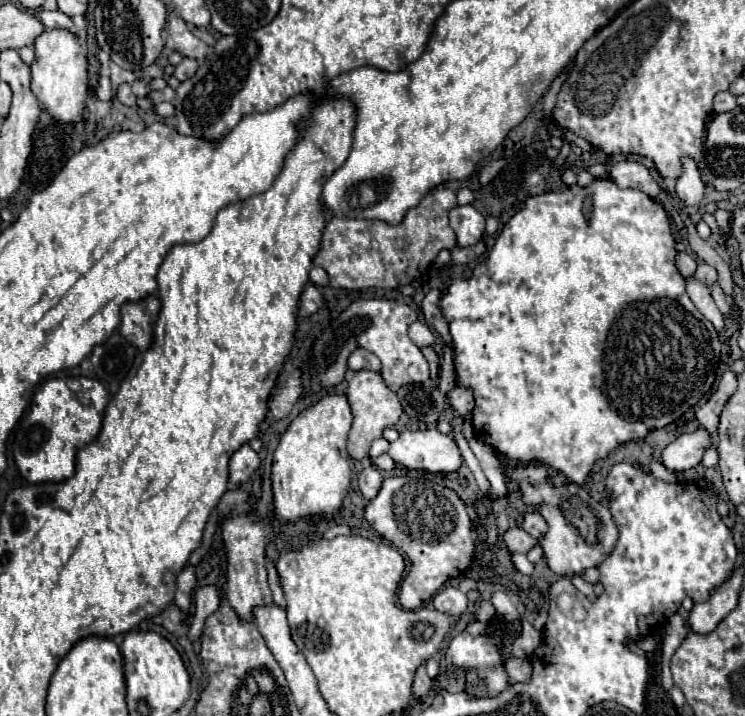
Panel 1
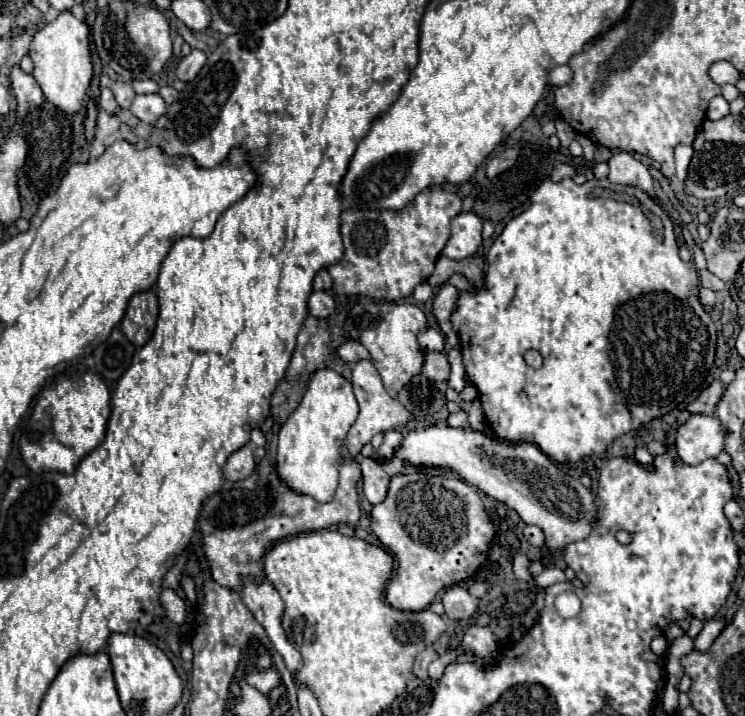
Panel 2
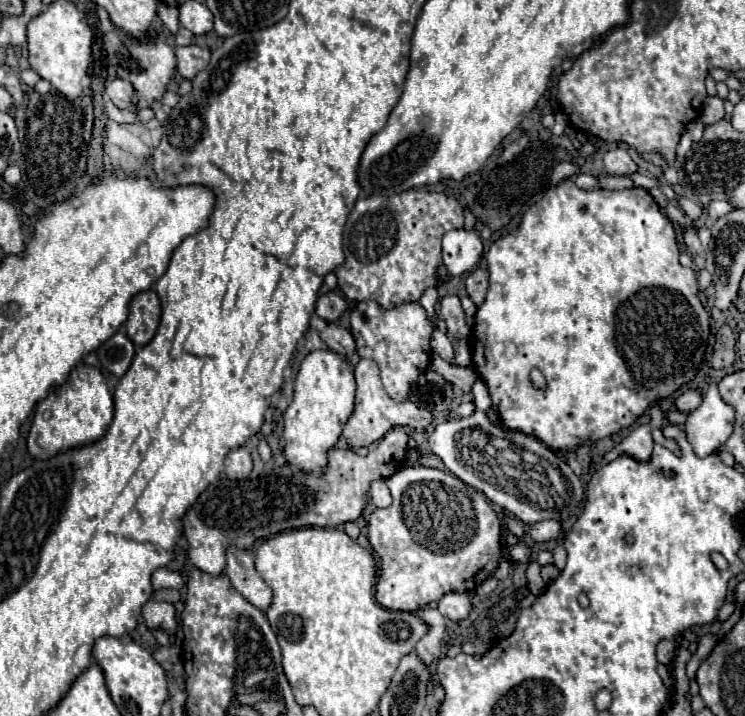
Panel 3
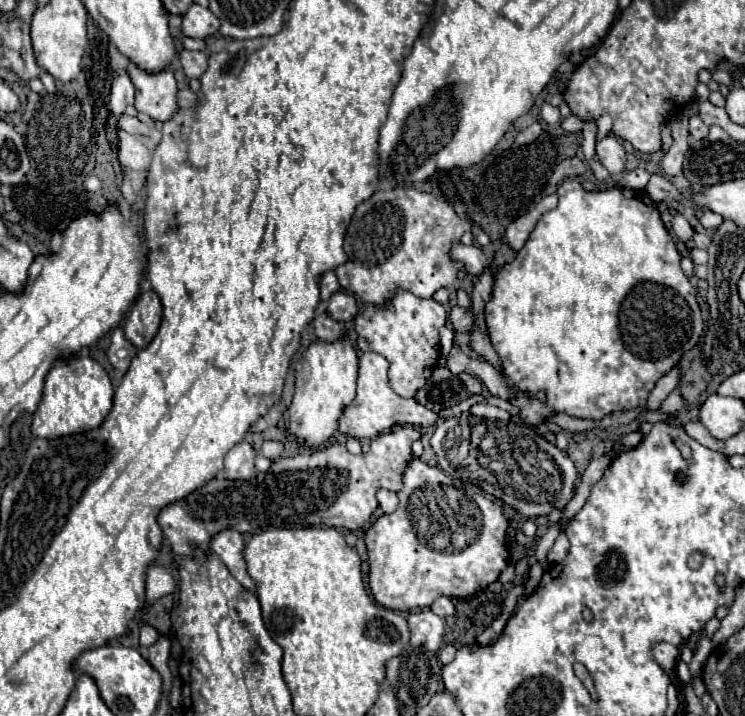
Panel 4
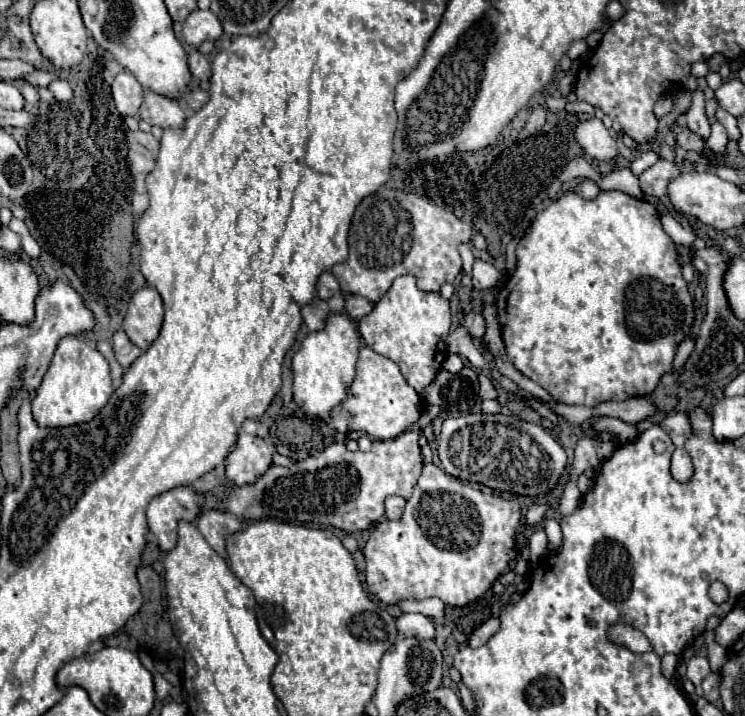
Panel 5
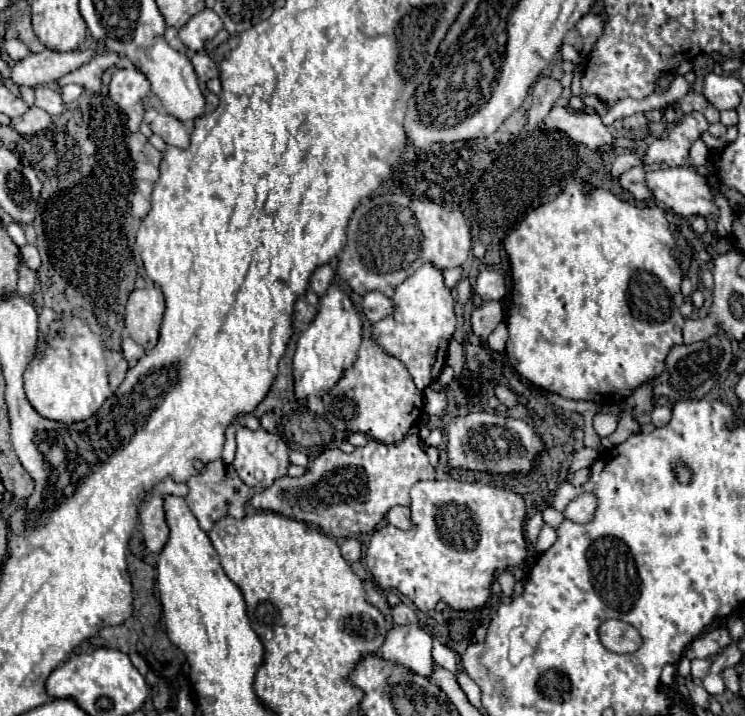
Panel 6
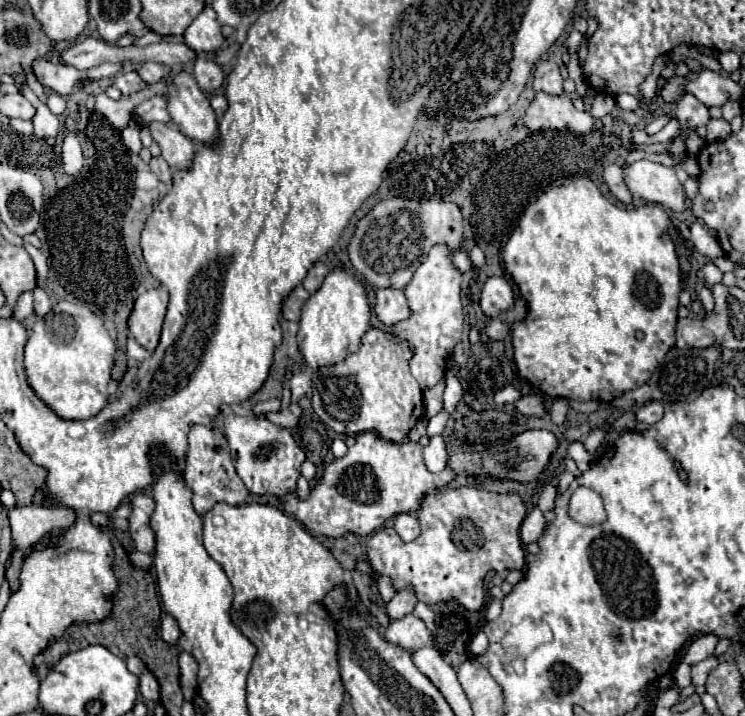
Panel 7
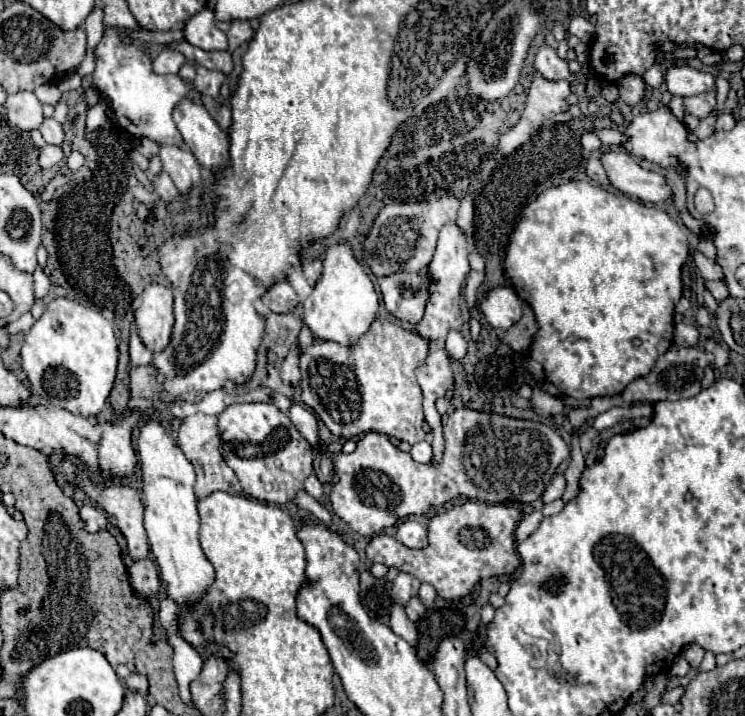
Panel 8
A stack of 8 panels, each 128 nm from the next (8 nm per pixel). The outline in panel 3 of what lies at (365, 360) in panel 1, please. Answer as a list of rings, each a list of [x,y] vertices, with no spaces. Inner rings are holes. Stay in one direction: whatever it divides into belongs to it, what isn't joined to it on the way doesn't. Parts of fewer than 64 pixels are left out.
[[[328,324],[328,328],[322,330],[320,336],[330,346],[330,350],[334,350],[334,352],[338,352],[342,356],[352,356],[354,350],[356,350],[356,342],[354,342],[352,334],[342,326]]]

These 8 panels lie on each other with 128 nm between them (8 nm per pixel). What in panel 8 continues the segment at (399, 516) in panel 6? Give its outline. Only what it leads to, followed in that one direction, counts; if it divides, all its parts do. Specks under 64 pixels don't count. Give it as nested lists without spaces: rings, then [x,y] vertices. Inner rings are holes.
[[[404,520],[400,526],[398,526],[398,532],[396,532],[396,540],[402,542],[404,546],[408,548],[424,548],[428,544],[426,540],[426,526],[418,520]]]

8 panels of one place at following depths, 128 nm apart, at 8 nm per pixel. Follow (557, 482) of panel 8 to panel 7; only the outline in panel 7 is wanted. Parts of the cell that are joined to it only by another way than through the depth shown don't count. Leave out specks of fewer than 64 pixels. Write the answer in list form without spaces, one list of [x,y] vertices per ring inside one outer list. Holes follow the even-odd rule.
[[[546,484],[542,494],[540,494],[540,502],[538,502],[538,508],[542,512],[548,512],[554,508],[554,496],[556,496],[556,488],[552,484]]]

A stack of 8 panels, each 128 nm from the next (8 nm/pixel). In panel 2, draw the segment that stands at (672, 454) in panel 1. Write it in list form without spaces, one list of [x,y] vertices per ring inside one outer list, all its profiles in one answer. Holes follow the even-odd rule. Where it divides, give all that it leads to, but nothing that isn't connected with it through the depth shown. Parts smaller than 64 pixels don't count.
[[[692,414],[676,432],[676,454],[682,462],[694,466],[708,458],[716,458],[724,448],[724,430],[714,416]]]

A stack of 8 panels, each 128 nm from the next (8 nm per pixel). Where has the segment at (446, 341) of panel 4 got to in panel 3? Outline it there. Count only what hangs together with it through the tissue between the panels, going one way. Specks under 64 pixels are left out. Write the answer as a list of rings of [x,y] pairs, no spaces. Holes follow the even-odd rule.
[[[426,288],[424,294],[422,294],[422,298],[420,298],[420,304],[426,308],[428,318],[434,327],[436,327],[437,322],[437,316],[434,311],[434,304],[436,304],[436,302],[438,302],[438,292],[436,292],[436,288]]]

